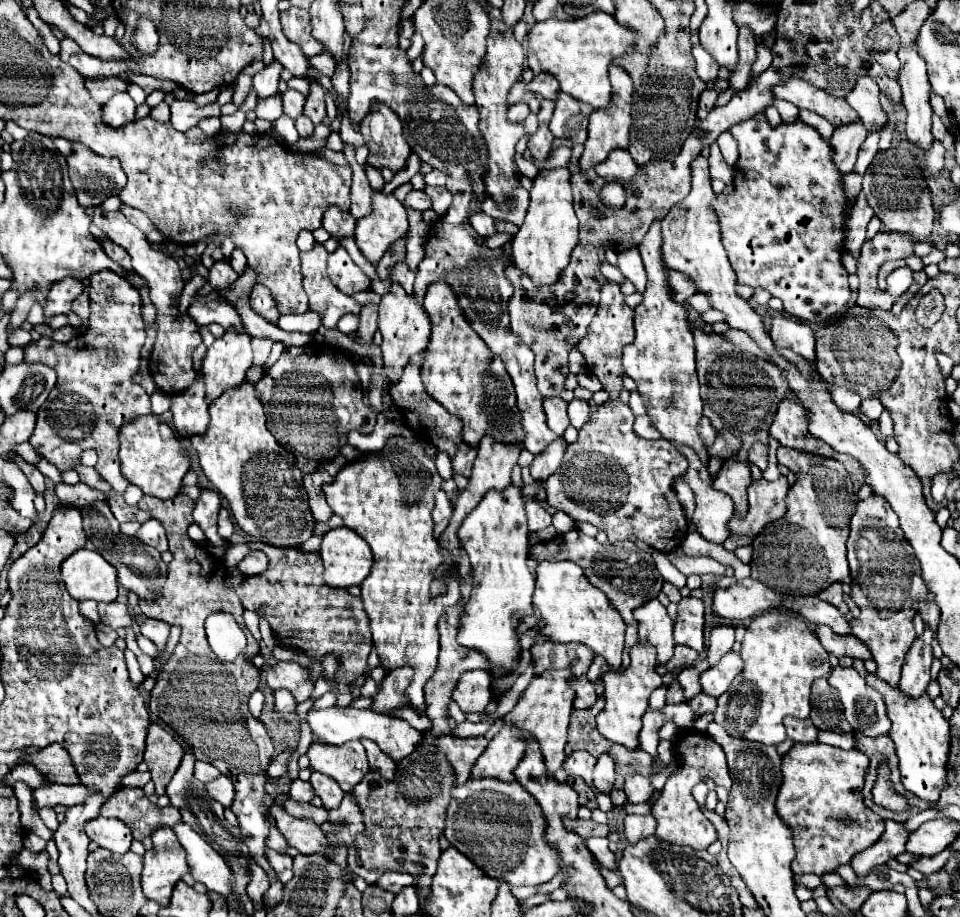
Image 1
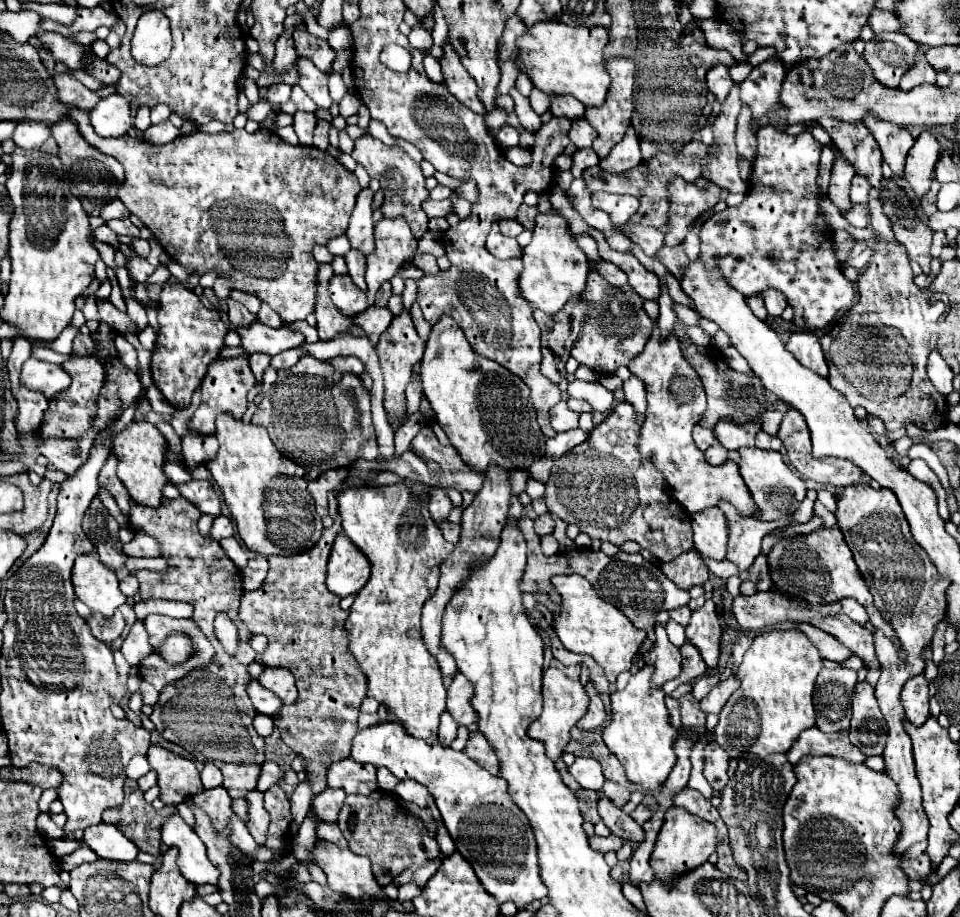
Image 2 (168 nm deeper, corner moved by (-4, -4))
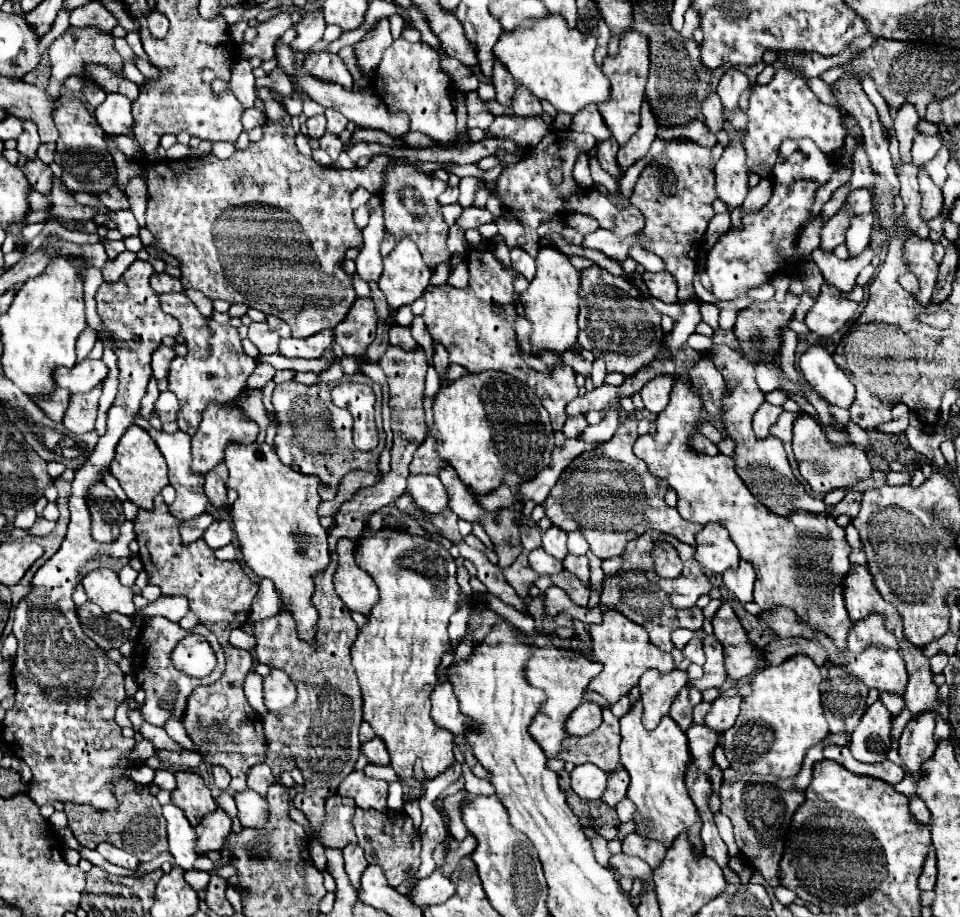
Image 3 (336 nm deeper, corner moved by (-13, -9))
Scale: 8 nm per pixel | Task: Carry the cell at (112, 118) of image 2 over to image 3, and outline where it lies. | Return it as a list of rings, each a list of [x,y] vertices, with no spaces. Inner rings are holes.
[[[118,92],[108,94],[106,100],[94,110],[94,116],[106,134],[128,134],[132,130],[130,100]]]

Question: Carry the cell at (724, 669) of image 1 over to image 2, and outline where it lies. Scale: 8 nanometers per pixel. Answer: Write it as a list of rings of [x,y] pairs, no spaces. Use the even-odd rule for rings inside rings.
[[[731,675],[723,681],[719,681],[703,699],[701,699],[701,709],[705,713],[719,713],[723,709],[723,705],[727,703],[727,699],[731,697],[731,693],[739,687],[739,677]]]

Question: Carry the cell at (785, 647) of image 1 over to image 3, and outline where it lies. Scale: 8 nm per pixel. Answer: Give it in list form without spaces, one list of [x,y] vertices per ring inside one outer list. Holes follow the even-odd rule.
[[[794,656],[784,664],[760,670],[750,682],[752,694],[742,700],[736,724],[722,736],[730,766],[740,774],[796,776],[806,750],[822,742],[830,732],[822,712],[820,682],[820,668],[808,656]]]

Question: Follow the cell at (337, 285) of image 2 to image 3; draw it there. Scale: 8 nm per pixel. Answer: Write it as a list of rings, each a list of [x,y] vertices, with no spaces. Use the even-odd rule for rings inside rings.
[[[358,298],[344,322],[334,328],[336,342],[346,356],[364,356],[376,332],[376,312],[370,298]]]

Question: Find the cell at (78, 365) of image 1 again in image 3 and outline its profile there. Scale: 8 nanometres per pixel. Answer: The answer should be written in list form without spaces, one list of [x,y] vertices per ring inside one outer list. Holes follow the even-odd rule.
[[[96,386],[92,392],[86,394],[72,394],[70,406],[64,416],[64,426],[68,432],[86,434],[94,430],[100,394],[102,394],[102,386]]]

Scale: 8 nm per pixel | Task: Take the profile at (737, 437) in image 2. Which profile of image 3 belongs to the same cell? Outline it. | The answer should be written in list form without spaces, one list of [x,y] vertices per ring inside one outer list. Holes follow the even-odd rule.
[[[764,402],[758,408],[758,412],[754,414],[754,432],[756,432],[756,436],[760,436],[760,438],[768,436],[768,428],[778,420],[780,412],[782,412],[782,406],[774,406],[770,402]]]

